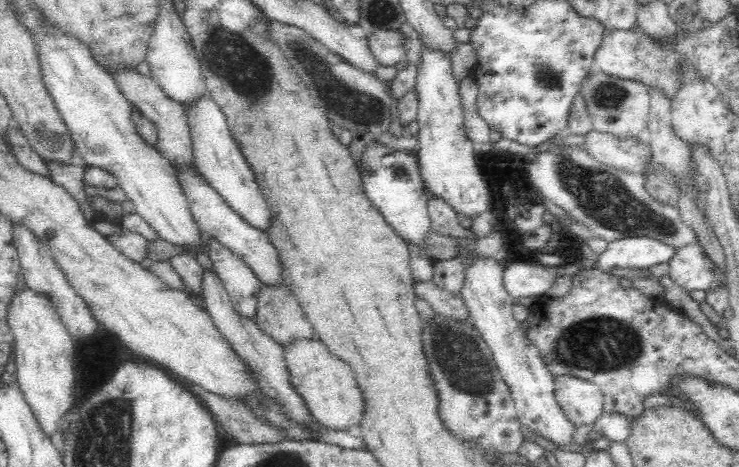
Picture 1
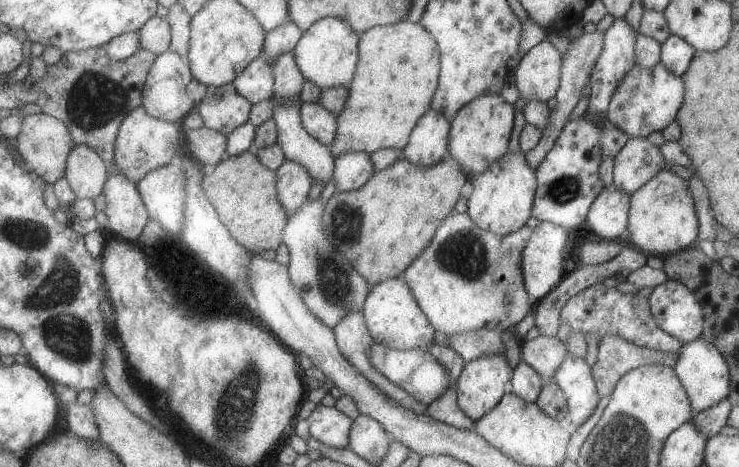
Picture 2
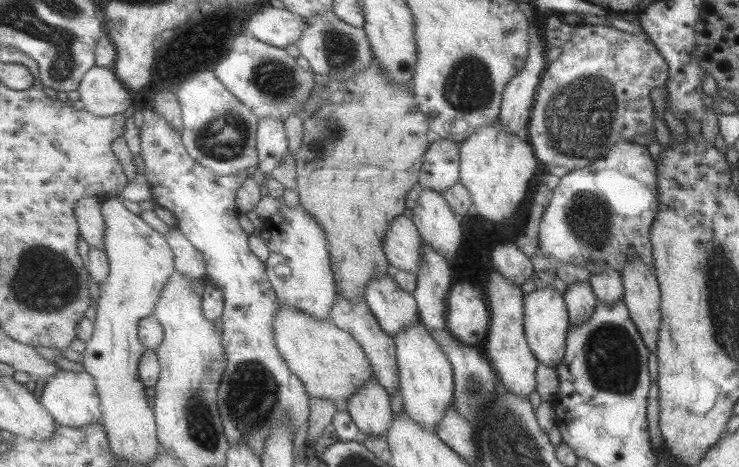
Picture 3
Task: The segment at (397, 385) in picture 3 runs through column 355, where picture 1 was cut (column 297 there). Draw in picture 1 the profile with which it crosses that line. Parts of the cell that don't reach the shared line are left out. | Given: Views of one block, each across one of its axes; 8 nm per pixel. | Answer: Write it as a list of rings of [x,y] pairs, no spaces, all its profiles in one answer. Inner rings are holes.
[[[260,281],[257,295],[255,323],[276,343],[290,343],[302,337],[313,338],[313,324],[288,285]]]

